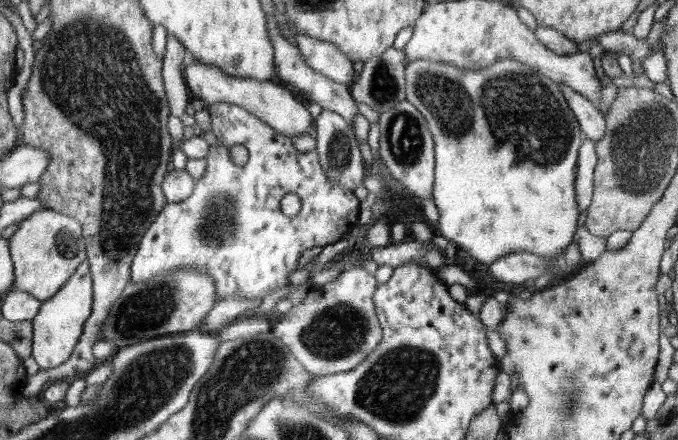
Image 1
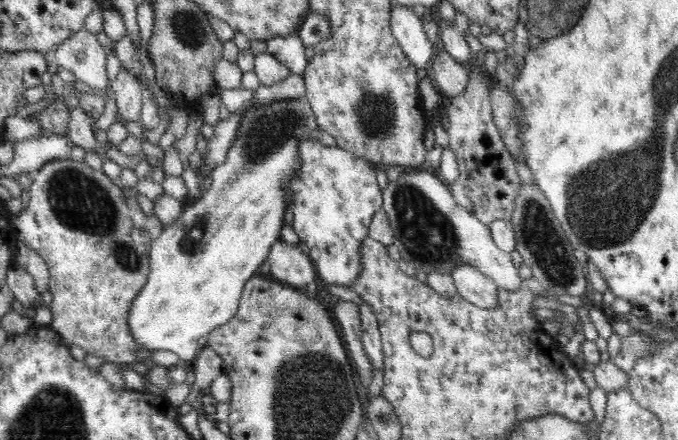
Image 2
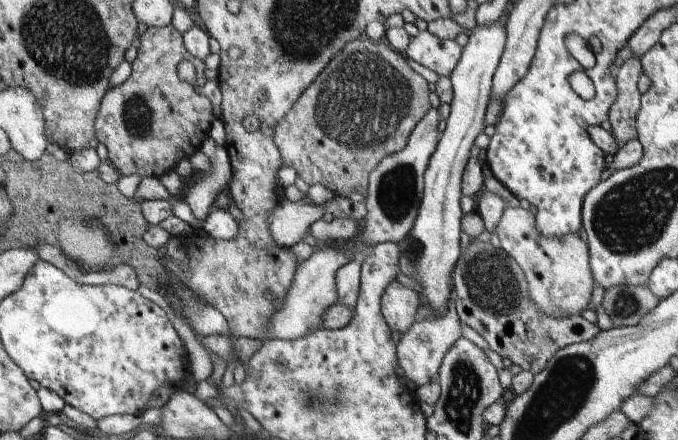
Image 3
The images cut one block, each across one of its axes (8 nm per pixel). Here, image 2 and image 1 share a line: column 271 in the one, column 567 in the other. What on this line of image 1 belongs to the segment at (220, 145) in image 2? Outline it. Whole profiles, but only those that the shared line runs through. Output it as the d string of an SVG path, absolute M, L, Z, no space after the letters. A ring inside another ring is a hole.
M561 84L559 92L561 92L565 104L569 104L569 108L573 110L573 114L579 122L579 130L583 132L583 138L593 140L593 142L601 140L605 134L605 116L601 116L589 100L585 100L581 94L573 92L571 88Z

